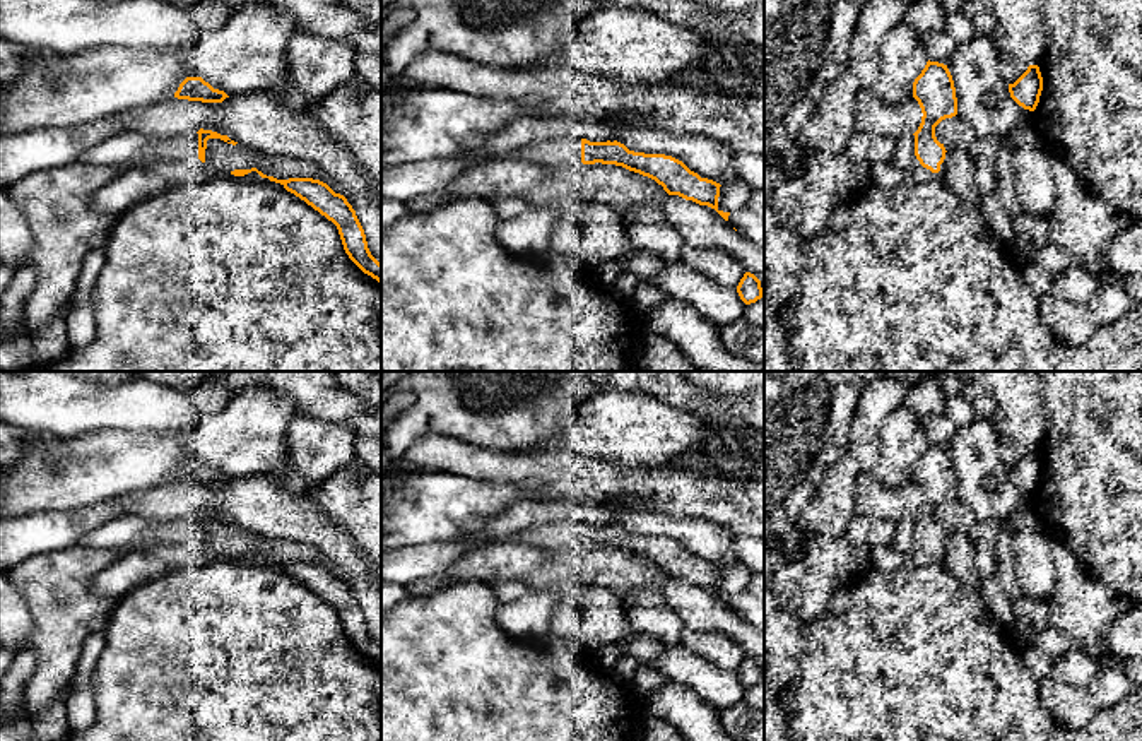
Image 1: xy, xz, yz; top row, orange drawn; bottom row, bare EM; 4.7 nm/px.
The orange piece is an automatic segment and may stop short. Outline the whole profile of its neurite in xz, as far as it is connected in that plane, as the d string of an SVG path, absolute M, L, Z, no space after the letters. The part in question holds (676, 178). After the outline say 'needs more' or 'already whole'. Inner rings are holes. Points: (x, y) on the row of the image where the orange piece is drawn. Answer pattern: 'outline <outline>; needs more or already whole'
outline M561 135L533 142L518 151L518 161L537 166L547 164L615 164L629 171L655 180L668 195L679 195L699 205L715 209L725 221L730 212L718 209L720 183L701 178L691 171L682 161L665 154L645 154L629 151L624 144L614 140L590 142Z; needs more

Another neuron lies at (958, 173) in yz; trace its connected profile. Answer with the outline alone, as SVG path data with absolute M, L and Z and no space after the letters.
M952 149L945 152L942 181L964 202L978 205L980 187L974 178L974 157L969 151Z

